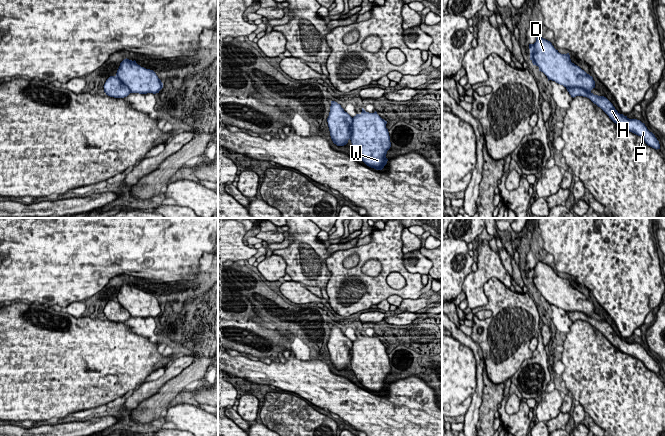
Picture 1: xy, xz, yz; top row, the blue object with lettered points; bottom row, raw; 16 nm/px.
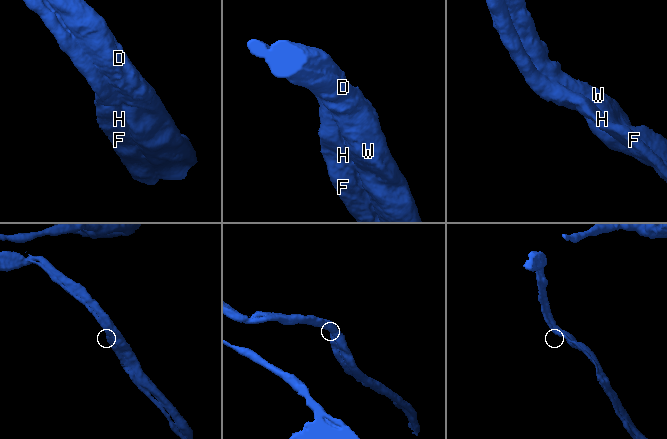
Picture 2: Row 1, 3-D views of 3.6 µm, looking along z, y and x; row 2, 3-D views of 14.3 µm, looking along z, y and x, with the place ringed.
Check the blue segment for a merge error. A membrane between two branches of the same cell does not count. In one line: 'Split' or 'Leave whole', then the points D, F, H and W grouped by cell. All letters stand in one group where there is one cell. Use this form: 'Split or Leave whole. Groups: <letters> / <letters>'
Leave whole. Groups: D F H W

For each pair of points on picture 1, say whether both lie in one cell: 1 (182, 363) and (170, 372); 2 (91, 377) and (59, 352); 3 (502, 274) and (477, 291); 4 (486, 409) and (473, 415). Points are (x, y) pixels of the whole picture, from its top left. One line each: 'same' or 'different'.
1: same
2: same
3: same
4: different

